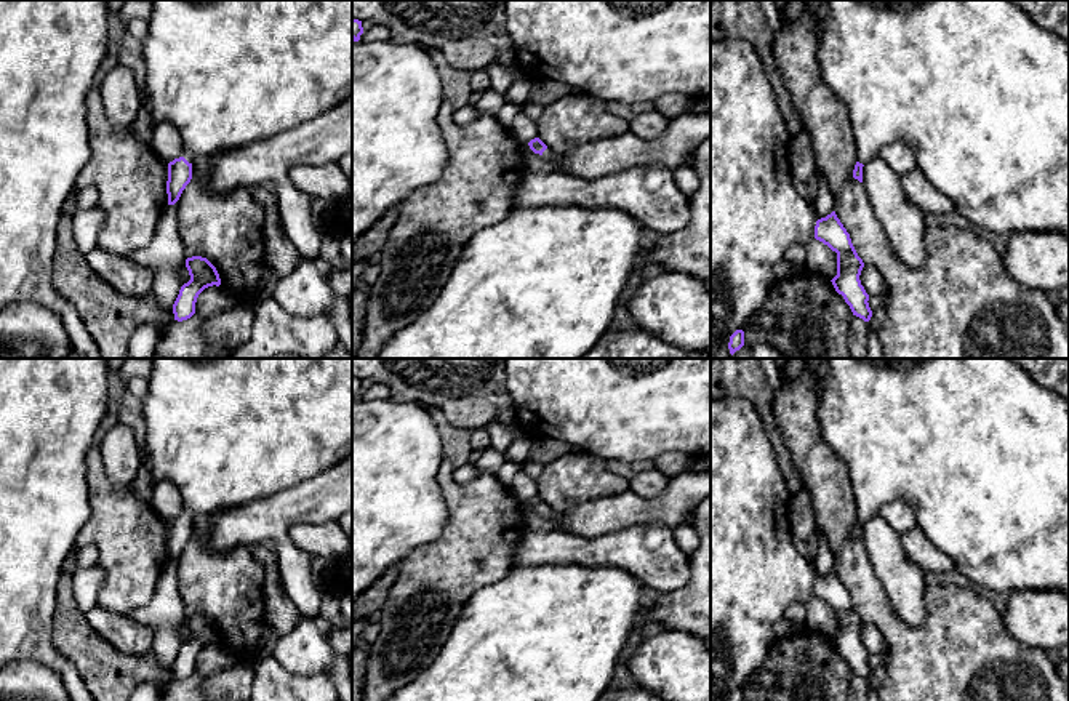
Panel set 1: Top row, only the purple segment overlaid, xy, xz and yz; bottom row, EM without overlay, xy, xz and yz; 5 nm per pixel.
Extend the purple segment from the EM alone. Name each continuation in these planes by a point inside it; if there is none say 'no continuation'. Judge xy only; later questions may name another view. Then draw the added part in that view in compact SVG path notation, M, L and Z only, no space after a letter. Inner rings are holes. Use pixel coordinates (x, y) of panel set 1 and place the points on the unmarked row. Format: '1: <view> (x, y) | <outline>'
1: xy (226, 431) | M152 359L147 376L149 392L141 400L146 437L141 445L141 459L150 466L155 485L173 482L182 496L182 515L195 517L227 511L240 504L254 504L325 472L352 453L352 359Z

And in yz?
1: yz (980, 450) | M827 359L827 363L829 373L821 379L818 423L821 437L847 467L859 522L879 515L891 501L906 503L915 512L915 525L973 586L1005 594L1069 592L1069 399L1042 387L1013 359Z

